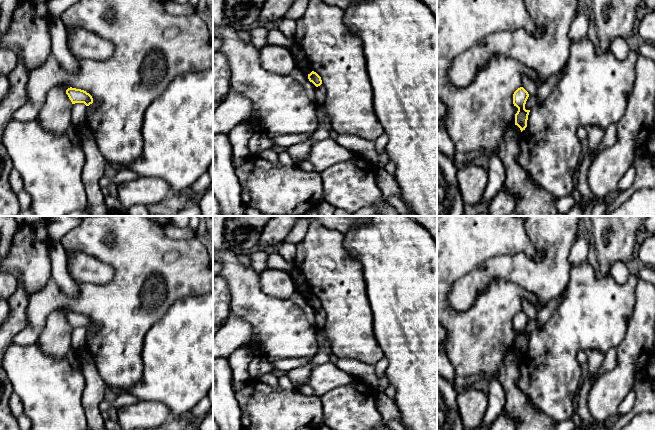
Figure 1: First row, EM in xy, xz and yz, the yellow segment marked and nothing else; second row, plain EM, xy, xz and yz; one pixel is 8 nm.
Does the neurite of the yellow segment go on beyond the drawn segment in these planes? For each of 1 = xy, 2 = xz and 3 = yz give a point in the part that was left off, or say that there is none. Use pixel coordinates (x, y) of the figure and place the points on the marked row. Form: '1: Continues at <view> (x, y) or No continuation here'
1: No continuation here
2: No continuation here
3: No continuation here

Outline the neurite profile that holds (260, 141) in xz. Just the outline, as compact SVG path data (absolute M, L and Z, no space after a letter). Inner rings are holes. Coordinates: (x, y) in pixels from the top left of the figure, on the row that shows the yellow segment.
M255 131L248 144L249 151L253 158L258 158L261 153L273 147L274 143L272 138L262 131Z

